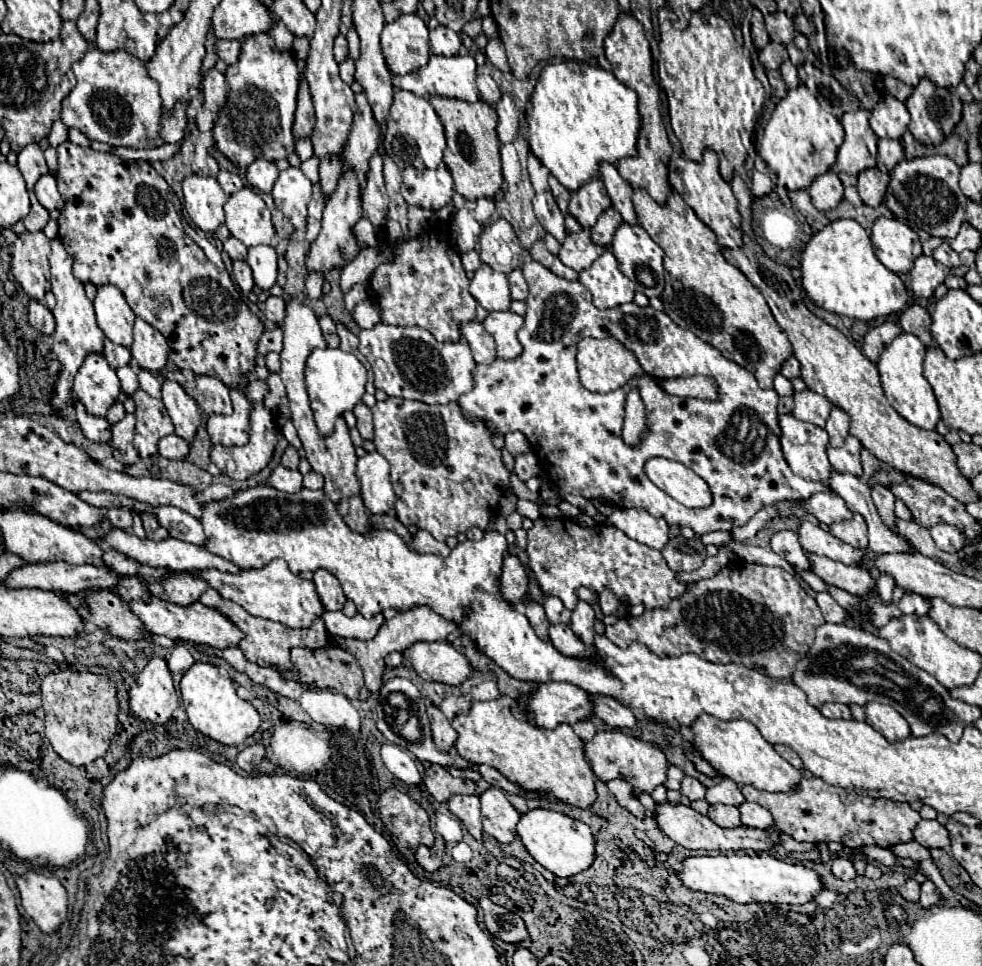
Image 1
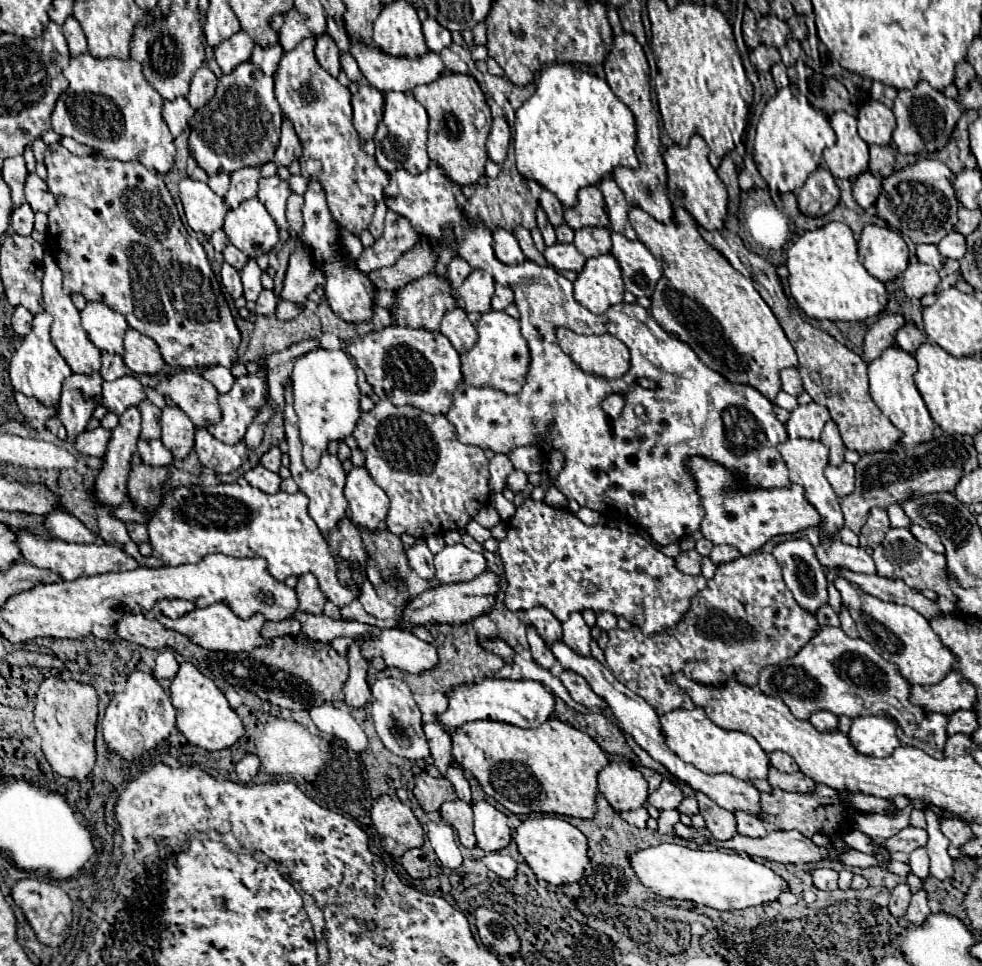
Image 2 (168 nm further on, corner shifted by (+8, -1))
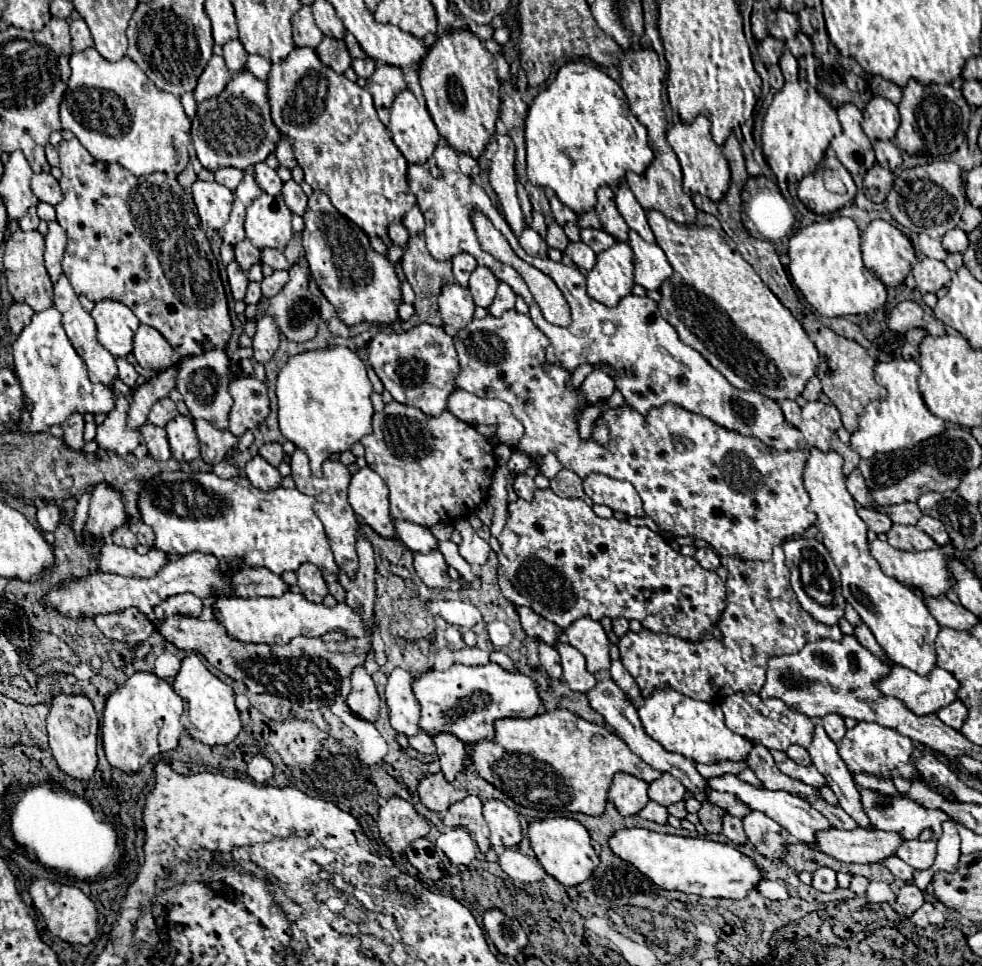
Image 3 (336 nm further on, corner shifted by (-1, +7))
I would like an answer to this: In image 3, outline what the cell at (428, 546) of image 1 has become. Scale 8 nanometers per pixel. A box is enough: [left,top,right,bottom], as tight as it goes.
[414,548,452,588]

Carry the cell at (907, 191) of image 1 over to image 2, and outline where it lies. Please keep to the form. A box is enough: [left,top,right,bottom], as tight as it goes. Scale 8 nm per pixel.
[877,158,959,244]

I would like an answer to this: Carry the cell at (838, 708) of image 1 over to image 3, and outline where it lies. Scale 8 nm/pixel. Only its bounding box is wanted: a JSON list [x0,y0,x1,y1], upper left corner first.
[820,714,846,744]

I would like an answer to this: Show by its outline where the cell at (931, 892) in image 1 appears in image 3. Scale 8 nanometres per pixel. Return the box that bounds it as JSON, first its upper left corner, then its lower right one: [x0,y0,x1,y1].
[912,902,934,928]

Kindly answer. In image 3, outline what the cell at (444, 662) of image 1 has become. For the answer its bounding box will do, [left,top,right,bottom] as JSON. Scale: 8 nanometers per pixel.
[212,592,364,644]

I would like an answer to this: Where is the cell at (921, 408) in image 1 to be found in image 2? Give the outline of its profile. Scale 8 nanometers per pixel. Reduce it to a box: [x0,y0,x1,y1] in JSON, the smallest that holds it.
[869,346,935,446]

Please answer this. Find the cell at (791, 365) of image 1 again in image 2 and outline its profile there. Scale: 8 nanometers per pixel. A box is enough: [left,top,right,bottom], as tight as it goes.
[781,368,803,396]

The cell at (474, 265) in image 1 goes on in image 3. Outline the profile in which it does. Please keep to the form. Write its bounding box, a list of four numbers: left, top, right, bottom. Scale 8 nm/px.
[452,254,476,286]

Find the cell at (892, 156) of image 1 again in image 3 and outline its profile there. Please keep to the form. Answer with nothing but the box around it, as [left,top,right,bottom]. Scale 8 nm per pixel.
[874,140,902,170]

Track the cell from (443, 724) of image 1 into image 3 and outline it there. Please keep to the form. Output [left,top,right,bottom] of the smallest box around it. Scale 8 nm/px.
[434,732,466,782]

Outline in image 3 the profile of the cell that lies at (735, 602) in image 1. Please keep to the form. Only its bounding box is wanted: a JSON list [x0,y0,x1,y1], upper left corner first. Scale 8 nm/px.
[618,546,842,704]

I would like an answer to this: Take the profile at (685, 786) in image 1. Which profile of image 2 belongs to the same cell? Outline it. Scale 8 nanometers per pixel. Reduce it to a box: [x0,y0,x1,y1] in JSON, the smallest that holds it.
[647,780,683,810]

